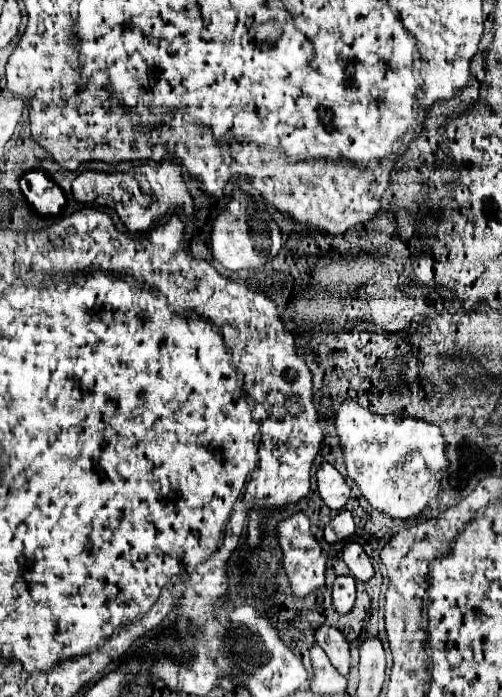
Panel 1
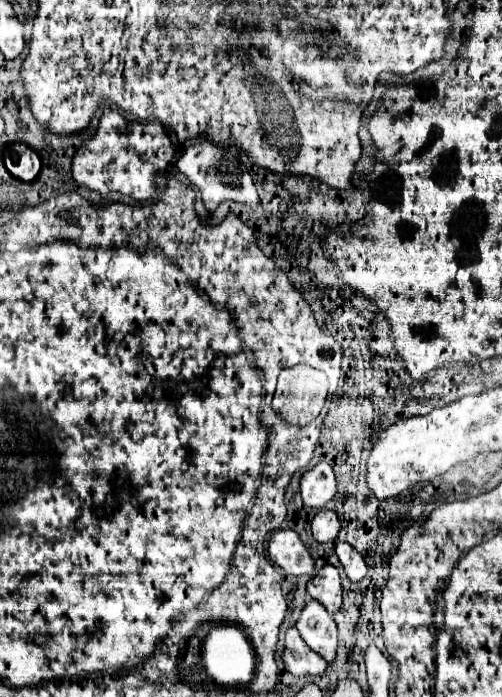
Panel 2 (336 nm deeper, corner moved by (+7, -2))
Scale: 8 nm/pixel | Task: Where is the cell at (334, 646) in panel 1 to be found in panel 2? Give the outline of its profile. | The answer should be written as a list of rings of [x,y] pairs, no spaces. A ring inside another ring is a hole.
[[[310,600],[306,608],[302,610],[296,628],[302,636],[302,640],[318,652],[328,664],[336,658],[336,642],[338,642],[338,630],[332,614],[324,610],[324,606],[316,600]]]

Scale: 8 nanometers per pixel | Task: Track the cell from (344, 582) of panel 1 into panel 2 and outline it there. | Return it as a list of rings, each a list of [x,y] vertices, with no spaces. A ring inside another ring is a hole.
[[[326,564],[316,576],[312,576],[308,582],[308,594],[314,600],[322,602],[328,612],[338,612],[342,606],[342,586],[338,568]]]

